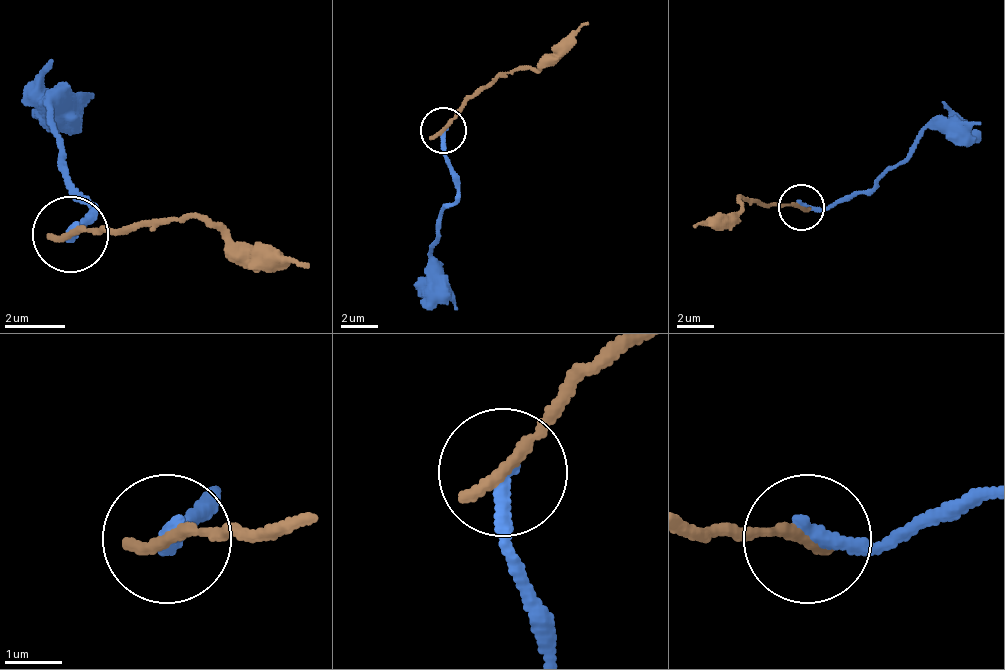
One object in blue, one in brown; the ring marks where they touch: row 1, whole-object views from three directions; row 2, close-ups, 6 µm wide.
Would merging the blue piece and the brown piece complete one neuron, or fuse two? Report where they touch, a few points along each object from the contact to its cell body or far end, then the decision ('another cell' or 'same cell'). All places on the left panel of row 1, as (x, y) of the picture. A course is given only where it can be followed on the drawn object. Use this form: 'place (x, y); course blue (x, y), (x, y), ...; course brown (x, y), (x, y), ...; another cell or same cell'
place (70, 234); course blue (72, 232), (72, 239), (94, 209), (64, 179), (49, 111), (94, 95); course brown (72, 232), (117, 232), (208, 217), (238, 239), (307, 270); another cell

